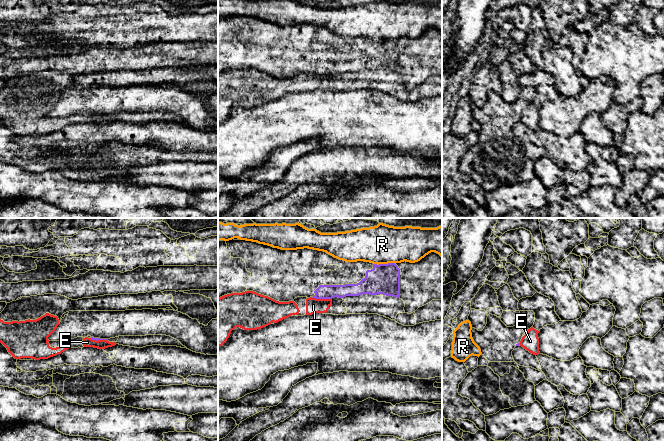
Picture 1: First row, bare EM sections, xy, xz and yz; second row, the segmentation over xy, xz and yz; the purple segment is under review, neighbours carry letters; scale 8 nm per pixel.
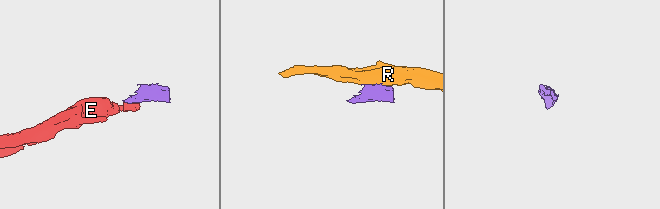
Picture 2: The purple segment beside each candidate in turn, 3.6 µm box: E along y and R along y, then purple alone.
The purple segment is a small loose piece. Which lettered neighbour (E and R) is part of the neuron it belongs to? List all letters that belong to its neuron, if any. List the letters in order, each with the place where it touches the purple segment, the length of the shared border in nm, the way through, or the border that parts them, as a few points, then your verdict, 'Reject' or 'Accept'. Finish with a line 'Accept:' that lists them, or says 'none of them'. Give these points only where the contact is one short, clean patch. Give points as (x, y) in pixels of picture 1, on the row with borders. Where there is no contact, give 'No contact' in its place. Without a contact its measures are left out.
E: Touches purple at xz (321, 298). Shared border 170 nm. Boundary: xz (311, 297), (331, 299). Reject
R: Touches purple at xz (383, 264). Shared border 180 nm. Boundary: xz (394, 262), (373, 264). Reject
Accept: none of them

